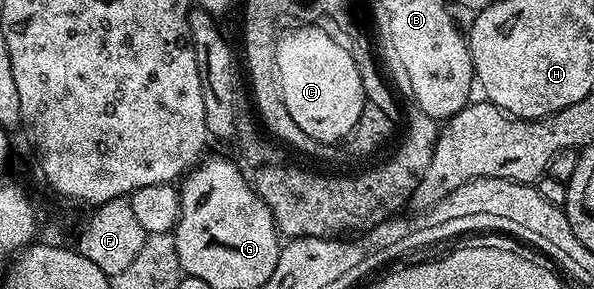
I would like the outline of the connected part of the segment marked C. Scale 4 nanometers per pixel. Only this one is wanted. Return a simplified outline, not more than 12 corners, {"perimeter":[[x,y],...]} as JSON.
{"perimeter":[[325,27],[279,35],[276,79],[296,126],[345,141],[368,101]]}

